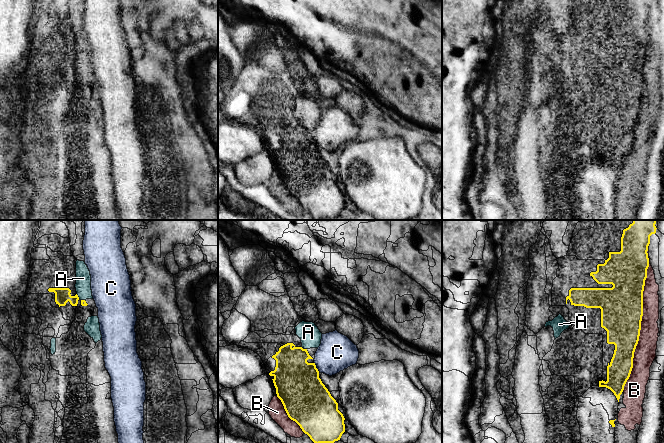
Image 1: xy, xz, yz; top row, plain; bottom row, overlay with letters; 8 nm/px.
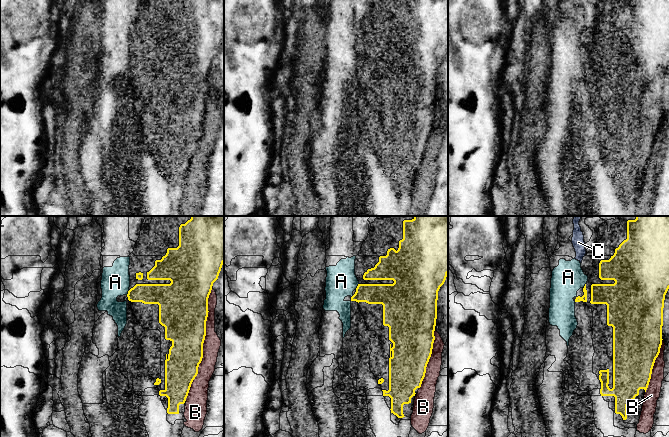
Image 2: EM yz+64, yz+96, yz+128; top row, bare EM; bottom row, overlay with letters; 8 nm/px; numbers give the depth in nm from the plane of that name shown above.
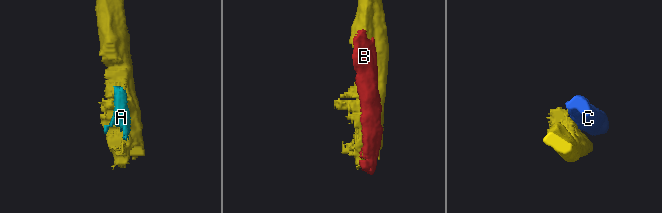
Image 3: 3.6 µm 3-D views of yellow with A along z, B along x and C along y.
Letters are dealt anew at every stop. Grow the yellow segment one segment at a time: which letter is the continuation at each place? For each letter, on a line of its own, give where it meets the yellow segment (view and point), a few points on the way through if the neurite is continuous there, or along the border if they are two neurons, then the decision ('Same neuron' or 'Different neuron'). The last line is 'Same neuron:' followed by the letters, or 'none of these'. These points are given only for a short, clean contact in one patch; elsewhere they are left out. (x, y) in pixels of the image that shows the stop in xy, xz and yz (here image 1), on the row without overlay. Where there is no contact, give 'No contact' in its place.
A: Touches yellow at xy (77, 72). Boundary: xy (76, 70), (79, 74). Different neuron
B: Touches yellow at yz (641, 93). Different neuron
C: Touches yellow at xz (315, 143). Different neuron
Same neuron: none of these

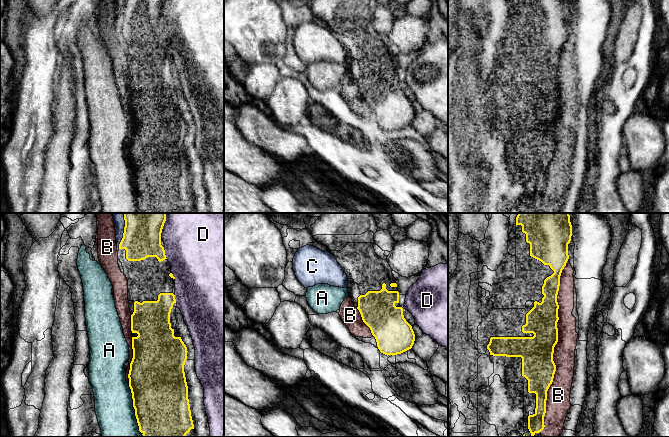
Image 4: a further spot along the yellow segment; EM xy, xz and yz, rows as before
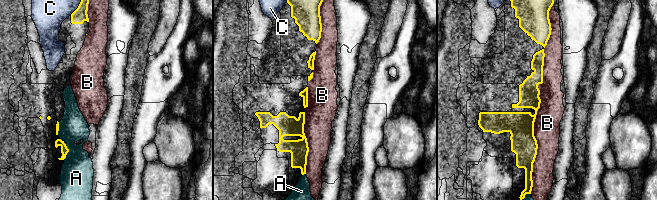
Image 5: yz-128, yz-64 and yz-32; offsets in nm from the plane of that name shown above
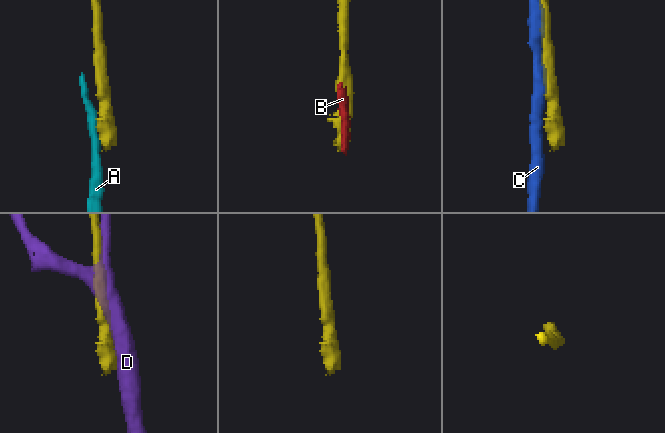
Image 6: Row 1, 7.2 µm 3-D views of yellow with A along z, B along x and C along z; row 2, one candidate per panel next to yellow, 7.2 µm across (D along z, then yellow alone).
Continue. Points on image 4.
A: Touches yellow at xy (134, 184). Different neuron
B: Touches yellow at yz (555, 120). Different neuron
C: Touches yellow at xy (123, 12). Different neuron
D: Touches yellow at xy (164, 29). Different neuron
Same neuron: none of these

